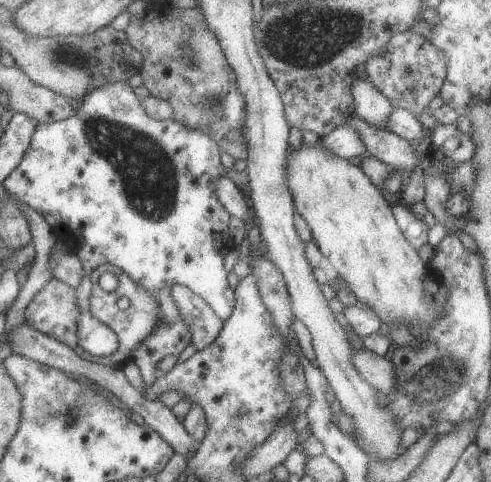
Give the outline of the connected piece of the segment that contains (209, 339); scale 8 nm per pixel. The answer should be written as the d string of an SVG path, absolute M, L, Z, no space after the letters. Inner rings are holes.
M174 284L171 290L174 304L190 330L190 342L198 352L209 348L223 330L223 320L188 287Z

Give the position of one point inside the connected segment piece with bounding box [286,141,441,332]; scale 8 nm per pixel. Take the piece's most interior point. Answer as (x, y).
(352, 224)

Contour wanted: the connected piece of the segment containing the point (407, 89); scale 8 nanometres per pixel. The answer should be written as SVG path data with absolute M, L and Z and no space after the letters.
M412 31L400 32L390 38L386 54L374 54L366 62L366 72L374 86L388 98L395 109L409 110L412 114L424 113L424 108L440 94L446 80L448 60L440 48L425 37Z

